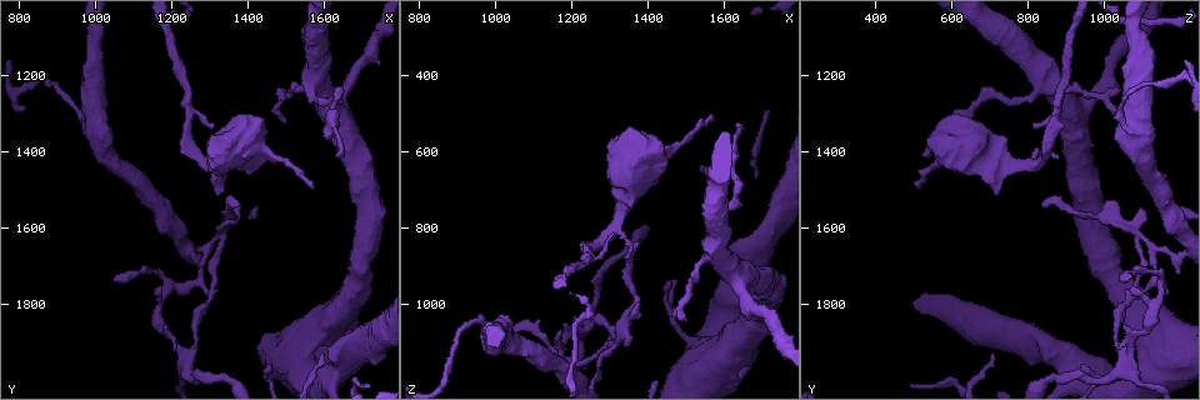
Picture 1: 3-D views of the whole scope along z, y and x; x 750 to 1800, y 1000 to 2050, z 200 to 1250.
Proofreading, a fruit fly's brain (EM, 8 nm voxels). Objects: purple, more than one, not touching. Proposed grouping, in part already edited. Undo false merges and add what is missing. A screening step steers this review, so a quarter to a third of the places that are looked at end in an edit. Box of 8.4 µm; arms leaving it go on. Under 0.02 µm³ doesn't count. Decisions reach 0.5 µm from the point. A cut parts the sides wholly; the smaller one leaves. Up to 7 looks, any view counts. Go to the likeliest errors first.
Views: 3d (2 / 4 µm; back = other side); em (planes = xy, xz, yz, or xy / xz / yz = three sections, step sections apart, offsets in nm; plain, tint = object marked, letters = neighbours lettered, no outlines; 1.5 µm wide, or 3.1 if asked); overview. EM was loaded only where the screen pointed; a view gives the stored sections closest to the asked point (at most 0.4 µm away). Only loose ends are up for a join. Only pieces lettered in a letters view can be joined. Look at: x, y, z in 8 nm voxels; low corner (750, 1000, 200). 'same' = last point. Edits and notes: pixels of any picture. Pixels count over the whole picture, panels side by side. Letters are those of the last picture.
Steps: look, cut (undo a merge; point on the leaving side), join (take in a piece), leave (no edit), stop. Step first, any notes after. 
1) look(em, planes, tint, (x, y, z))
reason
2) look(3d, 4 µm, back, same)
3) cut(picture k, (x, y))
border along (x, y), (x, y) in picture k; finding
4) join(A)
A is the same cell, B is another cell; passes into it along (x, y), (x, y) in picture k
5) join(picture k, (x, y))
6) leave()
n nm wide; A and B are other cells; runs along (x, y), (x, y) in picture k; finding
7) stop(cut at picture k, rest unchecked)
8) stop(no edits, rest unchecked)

look(em, planes, letters, (1320, 1505, 715))
stops while still wide

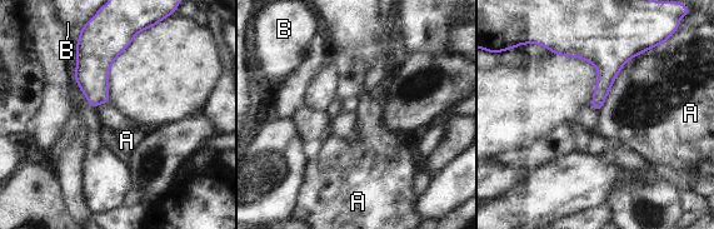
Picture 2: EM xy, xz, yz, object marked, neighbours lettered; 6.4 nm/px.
leave()
A and B are other cells; border along (644, 51), (624, 64), (599, 111) in picture 2; no lettered piece goes on from it

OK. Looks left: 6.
look(em, planes, letters, (1570, 1500, 515))
thin end

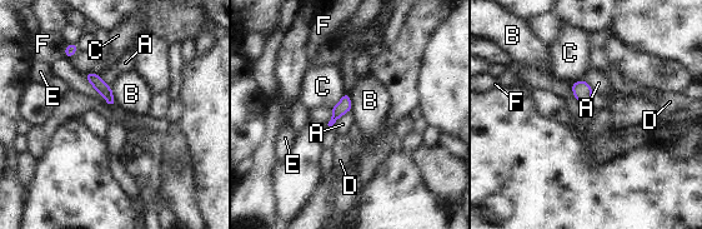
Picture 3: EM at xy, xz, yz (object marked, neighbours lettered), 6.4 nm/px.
leave()
A, B, C, D, E and F are other cells; border along (349, 93), (351, 110) in picture 3; none of them fits

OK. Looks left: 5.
look(em, planes, tint, (1200, 1750, 1155))
branch point

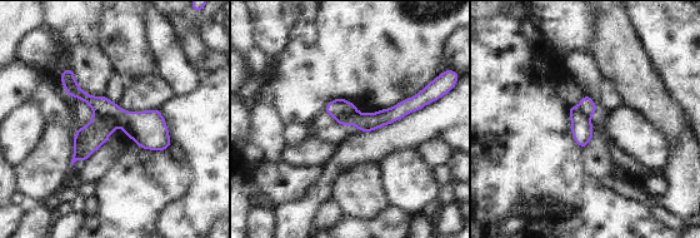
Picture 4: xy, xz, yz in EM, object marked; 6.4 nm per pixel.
look(em, planes, letters, same)
what lies round it

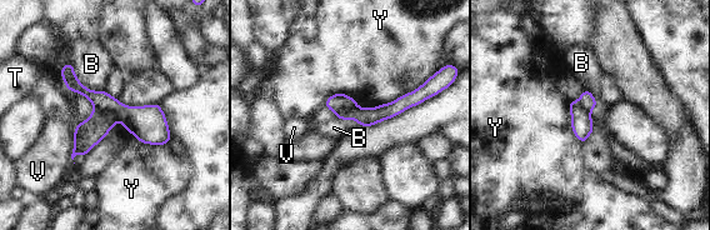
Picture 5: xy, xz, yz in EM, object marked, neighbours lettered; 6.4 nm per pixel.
cut(picture 5, (89, 133))
Y touches over 300 nm; B, T, V and Y are other cells; border along (95, 106), (109, 110), (118, 120) in picture 5; a second cell is stuck on

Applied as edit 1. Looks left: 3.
stop(cut at picture 5, rest unchecked)

